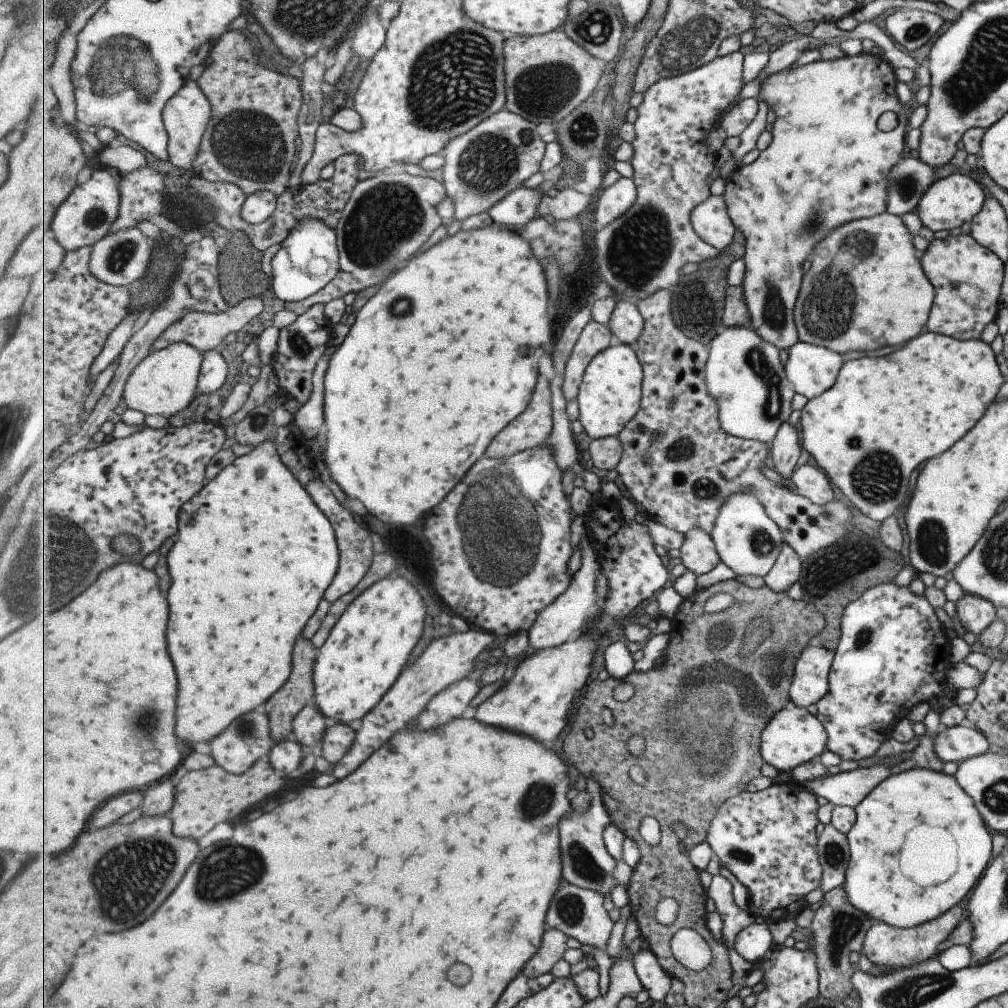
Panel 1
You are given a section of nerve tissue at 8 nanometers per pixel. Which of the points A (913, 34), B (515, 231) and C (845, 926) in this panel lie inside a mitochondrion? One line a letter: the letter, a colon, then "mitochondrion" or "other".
A: mitochondrion
B: other
C: mitochondrion

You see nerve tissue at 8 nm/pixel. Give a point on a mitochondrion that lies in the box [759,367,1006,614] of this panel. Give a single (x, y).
(876, 476)

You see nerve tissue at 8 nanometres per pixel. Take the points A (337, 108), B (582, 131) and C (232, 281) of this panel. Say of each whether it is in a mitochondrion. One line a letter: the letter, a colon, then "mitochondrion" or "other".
A: other
B: mitochondrion
C: mitochondrion

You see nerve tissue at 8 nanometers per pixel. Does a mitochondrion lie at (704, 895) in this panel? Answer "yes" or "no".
no

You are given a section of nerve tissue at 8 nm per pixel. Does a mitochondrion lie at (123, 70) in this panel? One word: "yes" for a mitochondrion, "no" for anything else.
yes

